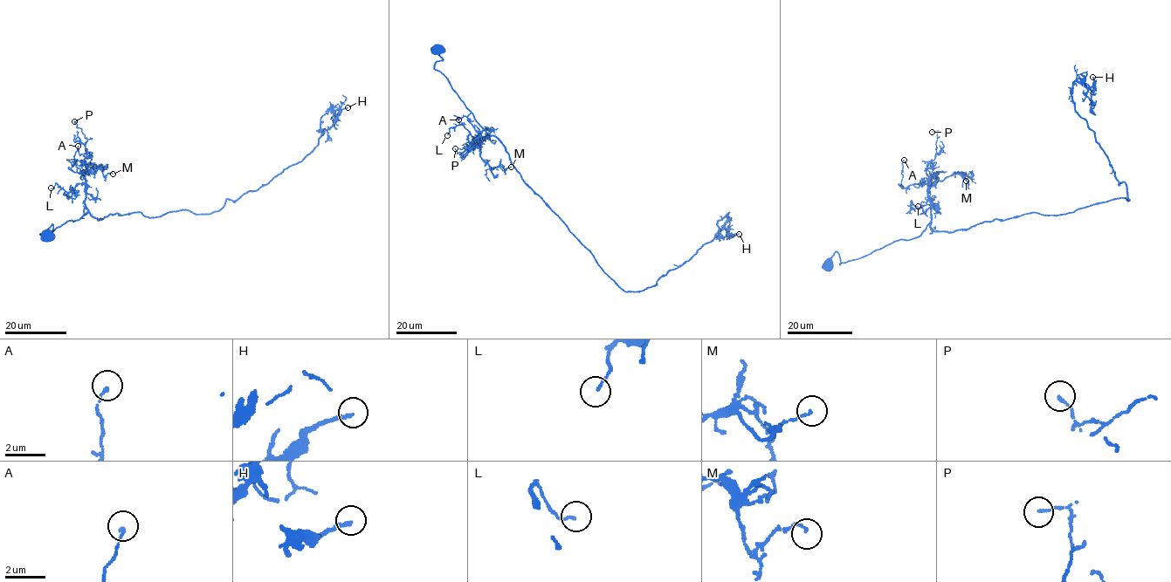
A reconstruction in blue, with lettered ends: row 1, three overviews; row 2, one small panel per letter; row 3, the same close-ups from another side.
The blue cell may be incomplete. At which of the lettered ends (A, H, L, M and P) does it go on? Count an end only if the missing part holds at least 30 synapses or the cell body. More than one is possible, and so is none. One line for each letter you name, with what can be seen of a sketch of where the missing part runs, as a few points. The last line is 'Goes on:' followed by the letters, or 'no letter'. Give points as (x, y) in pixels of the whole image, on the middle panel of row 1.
Goes on: no letter

